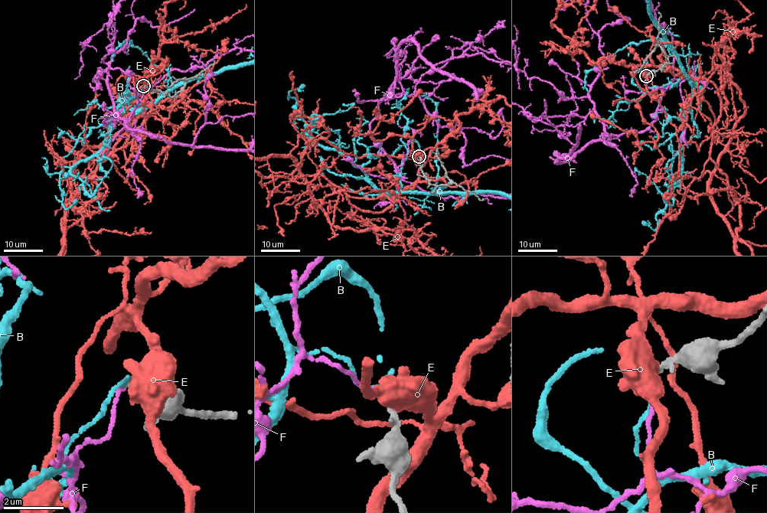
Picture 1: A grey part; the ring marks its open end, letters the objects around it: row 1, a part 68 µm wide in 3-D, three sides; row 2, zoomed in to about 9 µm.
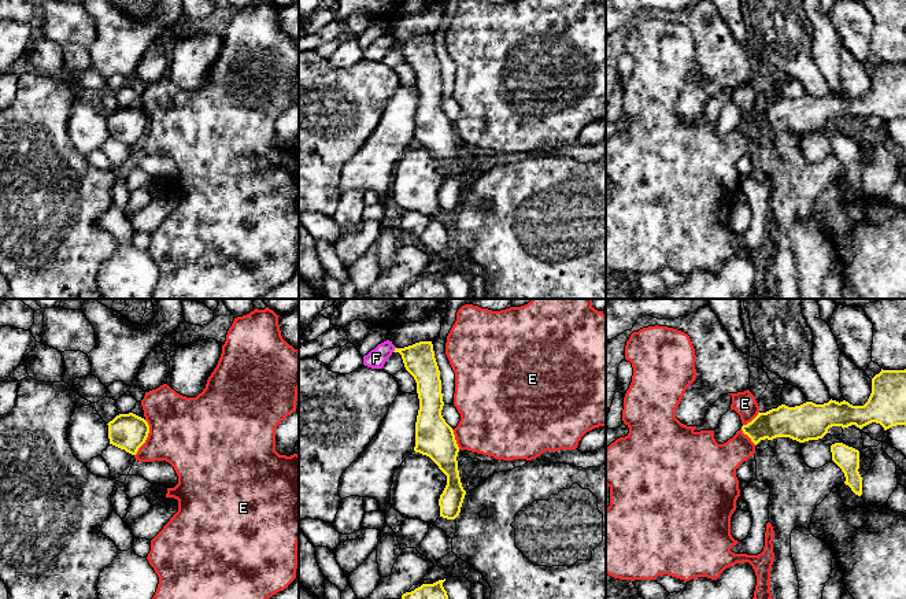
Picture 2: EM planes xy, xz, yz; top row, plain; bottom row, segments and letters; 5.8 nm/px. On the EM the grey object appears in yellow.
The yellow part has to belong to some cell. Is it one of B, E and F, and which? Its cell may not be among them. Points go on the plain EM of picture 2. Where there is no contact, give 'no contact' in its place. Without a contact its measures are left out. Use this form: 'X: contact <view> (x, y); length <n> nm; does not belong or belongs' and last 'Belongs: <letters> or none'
B: no contact; does not belong
E: contact xy (147, 129); length 220 nm; does not belong
F: contact xz (395, 43); length 40 nm; does not belong
Belongs: none

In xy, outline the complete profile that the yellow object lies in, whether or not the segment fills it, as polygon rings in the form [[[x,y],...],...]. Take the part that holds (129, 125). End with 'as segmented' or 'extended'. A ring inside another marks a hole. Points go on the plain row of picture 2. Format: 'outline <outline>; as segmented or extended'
outline [[[133,106],[119,107],[107,118],[110,137],[132,148],[137,147],[149,126],[148,115]]]; as segmented

